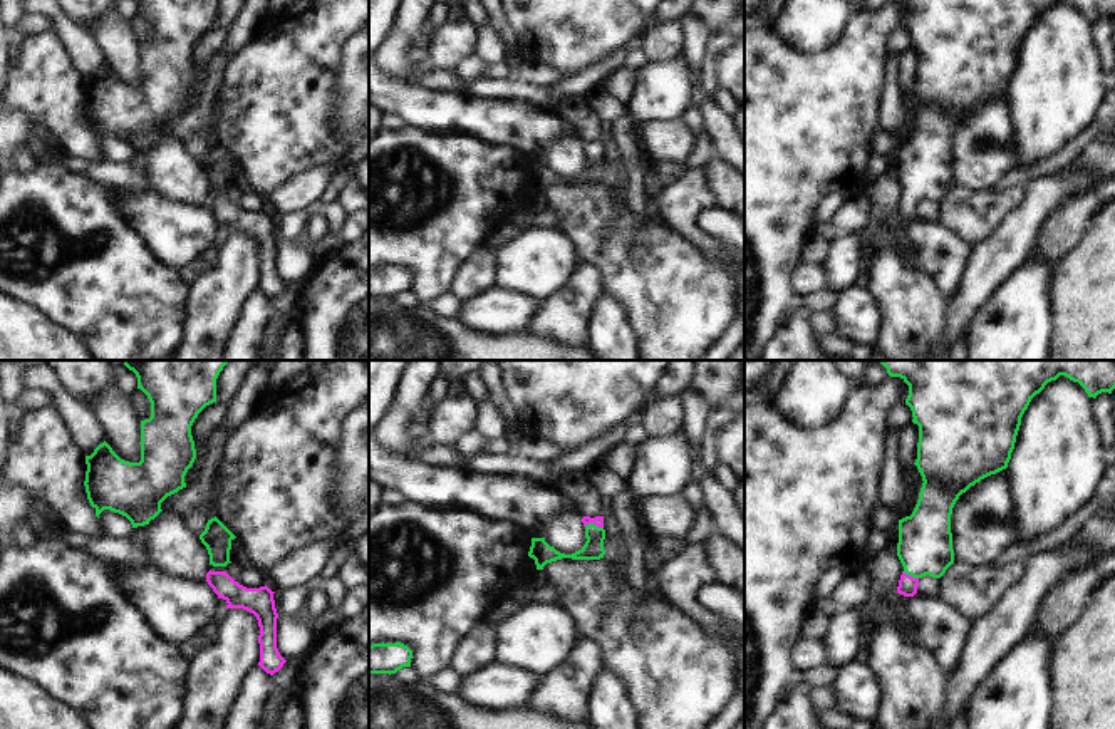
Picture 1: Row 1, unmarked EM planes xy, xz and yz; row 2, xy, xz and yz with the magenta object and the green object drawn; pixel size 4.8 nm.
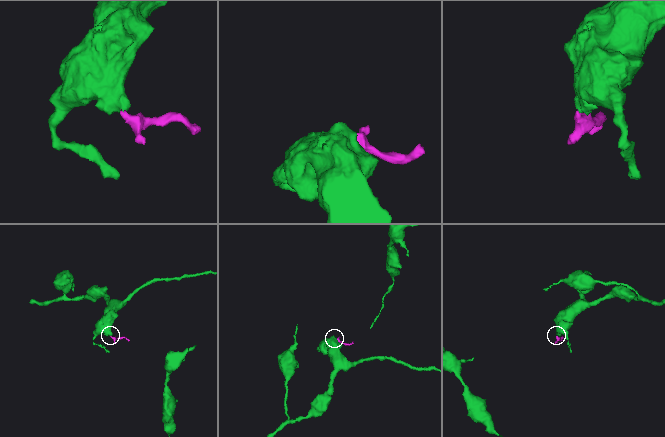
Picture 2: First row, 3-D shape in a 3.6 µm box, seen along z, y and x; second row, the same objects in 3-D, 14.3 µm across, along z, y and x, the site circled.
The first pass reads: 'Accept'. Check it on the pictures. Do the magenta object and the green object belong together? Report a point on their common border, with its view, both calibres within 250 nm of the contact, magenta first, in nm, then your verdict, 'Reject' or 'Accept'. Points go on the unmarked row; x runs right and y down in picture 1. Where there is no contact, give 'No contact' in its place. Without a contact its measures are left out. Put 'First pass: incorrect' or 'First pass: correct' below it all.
Touches magenta at xz (594, 148). Thickness 50 nm (magenta) against 100 nm. Accept
First pass: correct

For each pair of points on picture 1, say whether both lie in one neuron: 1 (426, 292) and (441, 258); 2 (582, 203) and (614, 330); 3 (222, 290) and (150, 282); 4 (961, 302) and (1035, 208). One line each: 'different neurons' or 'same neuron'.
1: same neuron
2: different neurons
3: different neurons
4: same neuron

